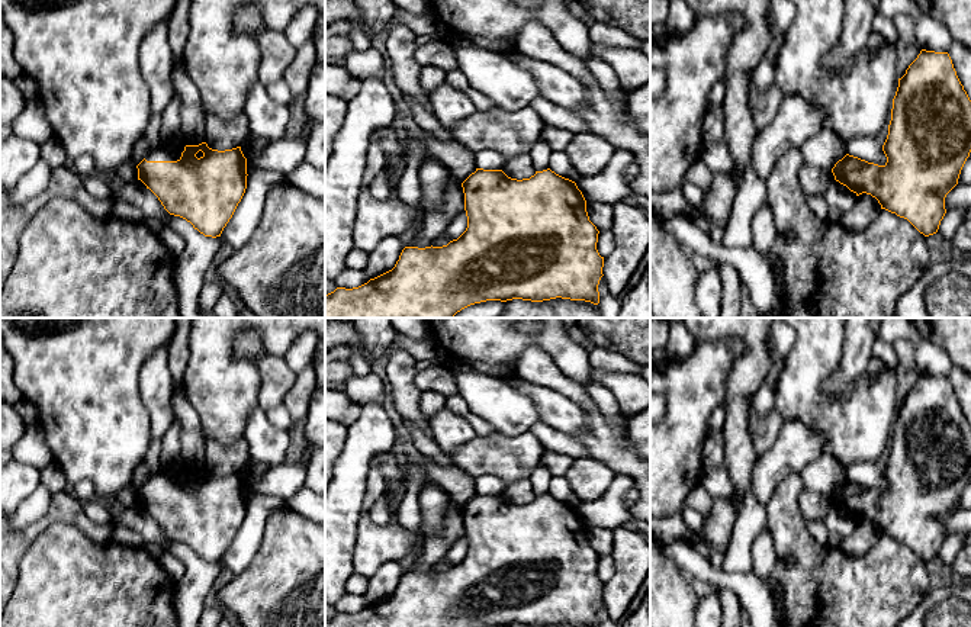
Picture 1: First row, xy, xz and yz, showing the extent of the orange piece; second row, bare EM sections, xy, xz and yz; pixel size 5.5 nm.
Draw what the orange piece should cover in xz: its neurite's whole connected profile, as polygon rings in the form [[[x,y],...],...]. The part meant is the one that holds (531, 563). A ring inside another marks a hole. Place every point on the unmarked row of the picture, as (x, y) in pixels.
[[[476,493],[463,508],[464,518],[464,536],[467,541],[467,553],[457,563],[450,566],[443,572],[405,572],[396,586],[395,592],[374,604],[370,604],[367,608],[345,614],[337,612],[334,617],[325,620],[325,627],[486,627],[486,626],[512,626],[523,624],[531,627],[543,627],[556,623],[570,624],[570,626],[585,626],[585,627],[599,627],[598,610],[602,599],[604,582],[599,581],[597,575],[598,559],[597,552],[589,546],[586,537],[586,525],[582,517],[578,514],[576,508],[565,504],[550,493],[543,496],[536,496],[530,504],[511,504],[502,495],[483,495]]]

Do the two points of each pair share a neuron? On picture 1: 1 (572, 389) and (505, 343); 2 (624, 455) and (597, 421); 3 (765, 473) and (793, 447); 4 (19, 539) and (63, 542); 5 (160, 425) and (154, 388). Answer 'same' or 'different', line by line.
1: different
2: same
3: same
4: different
5: same

